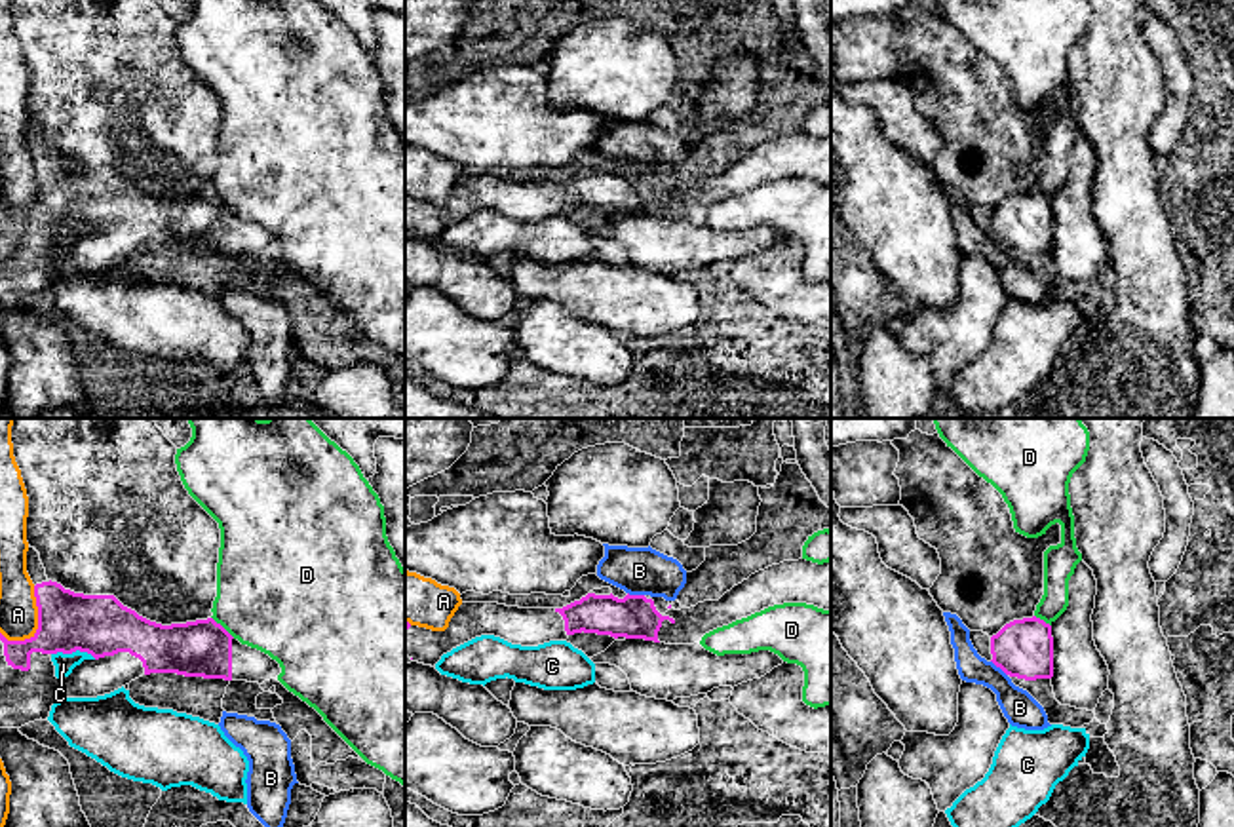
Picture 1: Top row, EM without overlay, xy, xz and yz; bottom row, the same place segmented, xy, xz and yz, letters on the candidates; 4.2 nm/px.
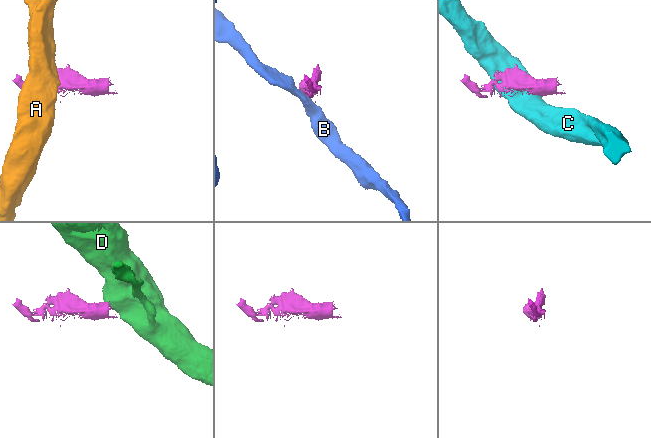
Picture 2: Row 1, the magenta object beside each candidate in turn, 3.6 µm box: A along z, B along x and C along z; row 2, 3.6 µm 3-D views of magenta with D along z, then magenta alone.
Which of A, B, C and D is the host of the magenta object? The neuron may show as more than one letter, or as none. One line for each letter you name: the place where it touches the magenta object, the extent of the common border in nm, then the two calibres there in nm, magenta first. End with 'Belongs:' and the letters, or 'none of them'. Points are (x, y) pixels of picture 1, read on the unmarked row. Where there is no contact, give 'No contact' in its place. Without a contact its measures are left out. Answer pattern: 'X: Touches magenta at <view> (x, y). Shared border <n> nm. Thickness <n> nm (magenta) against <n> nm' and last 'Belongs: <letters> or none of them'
Belongs: none of them

